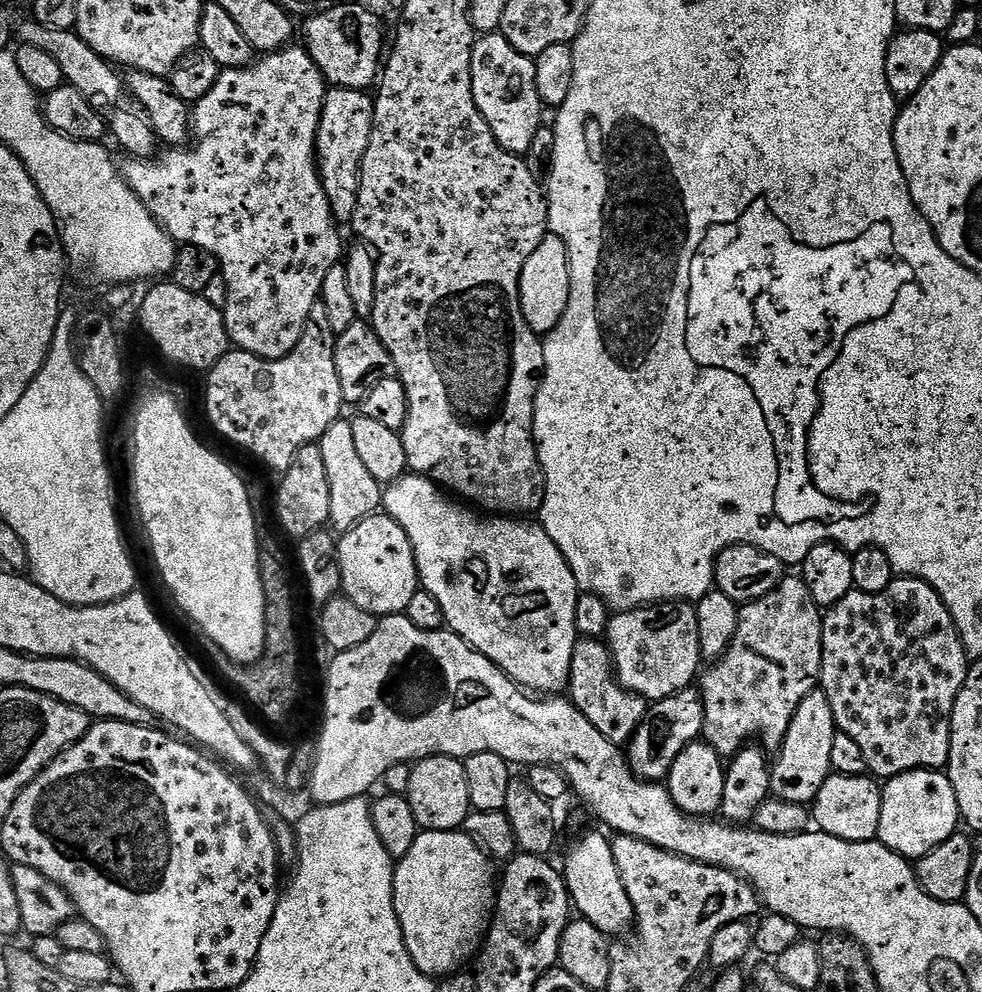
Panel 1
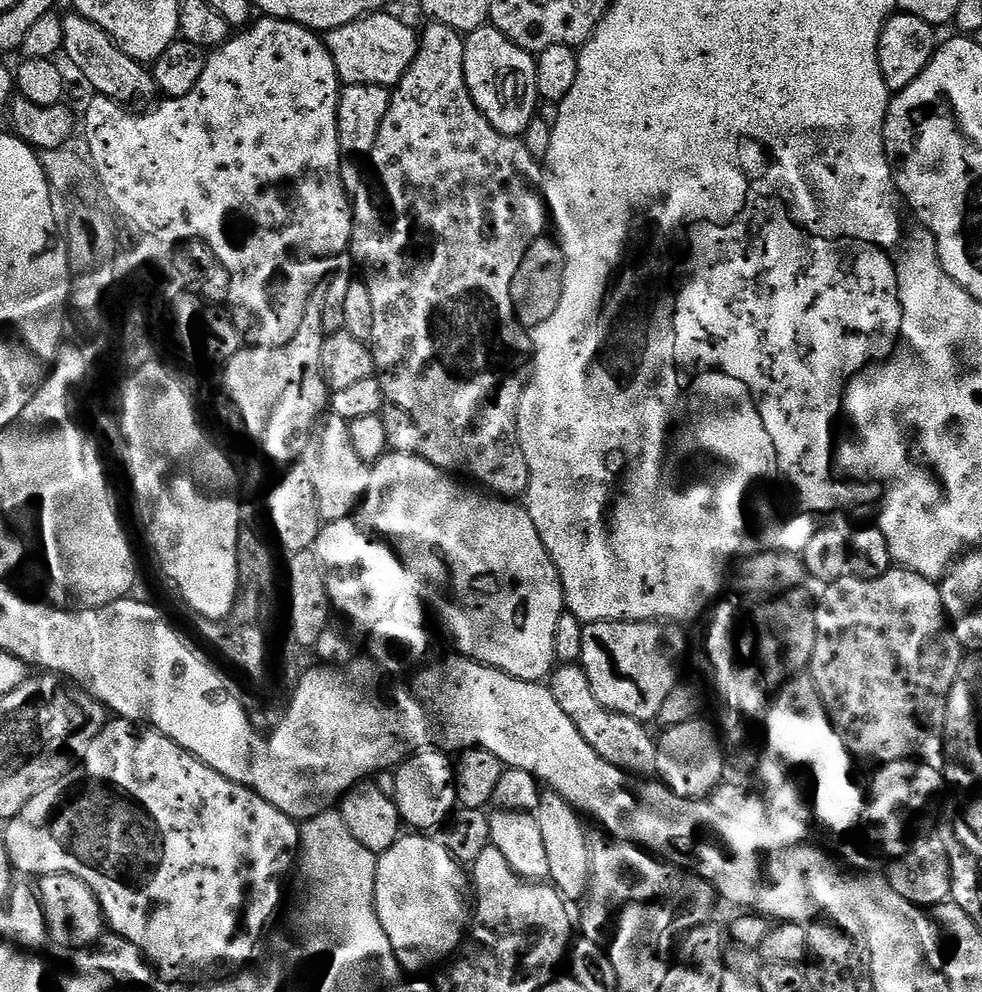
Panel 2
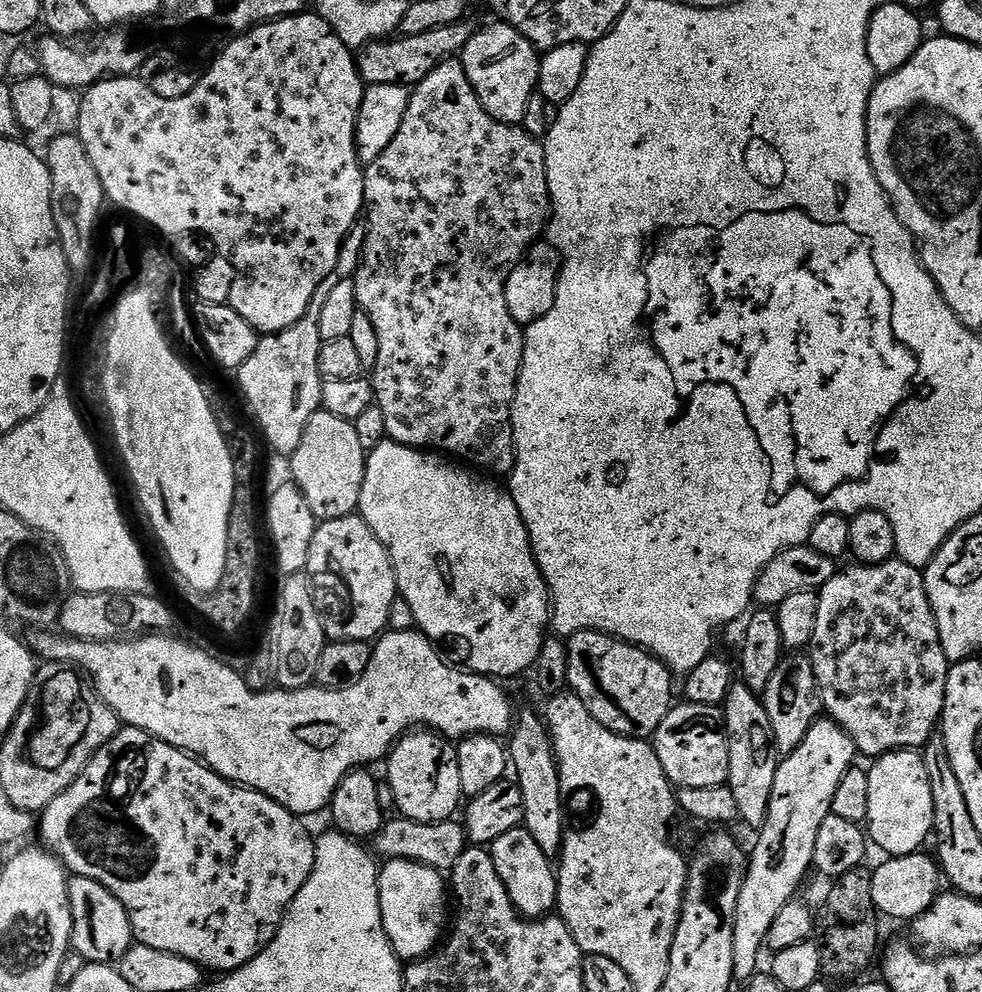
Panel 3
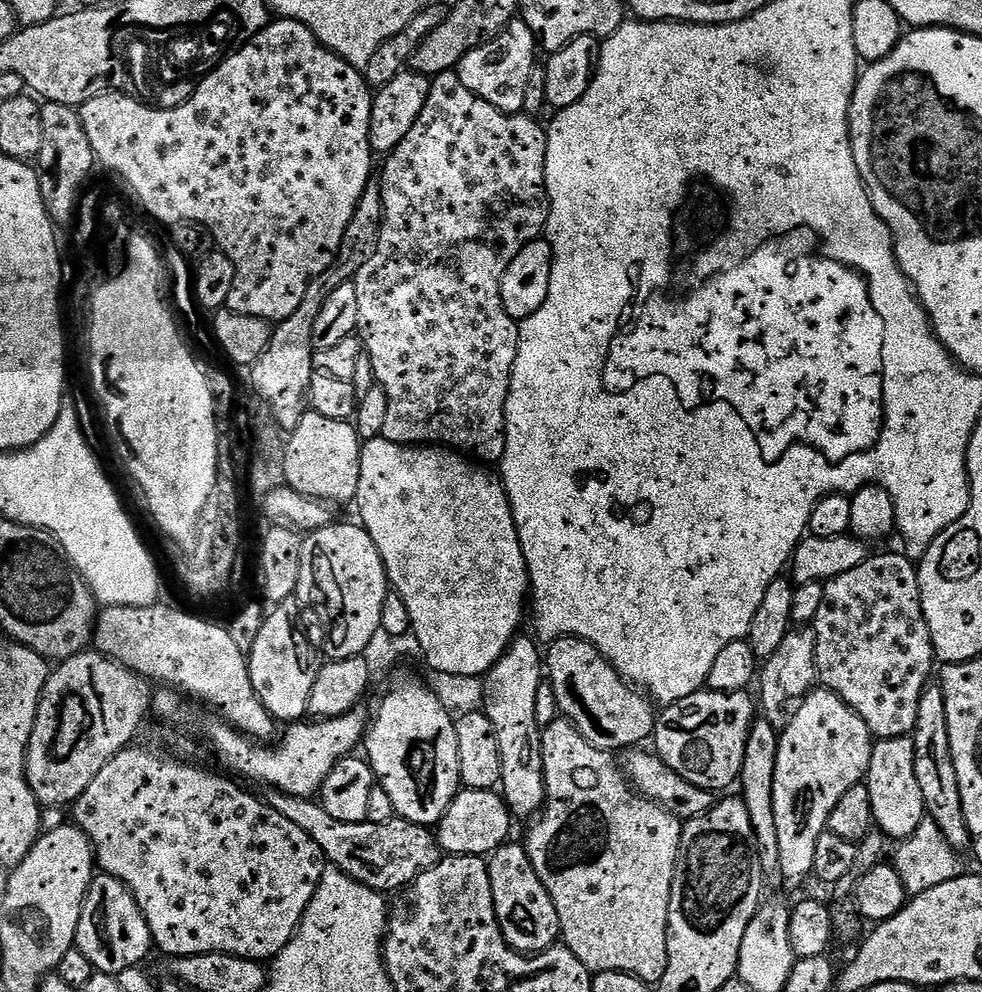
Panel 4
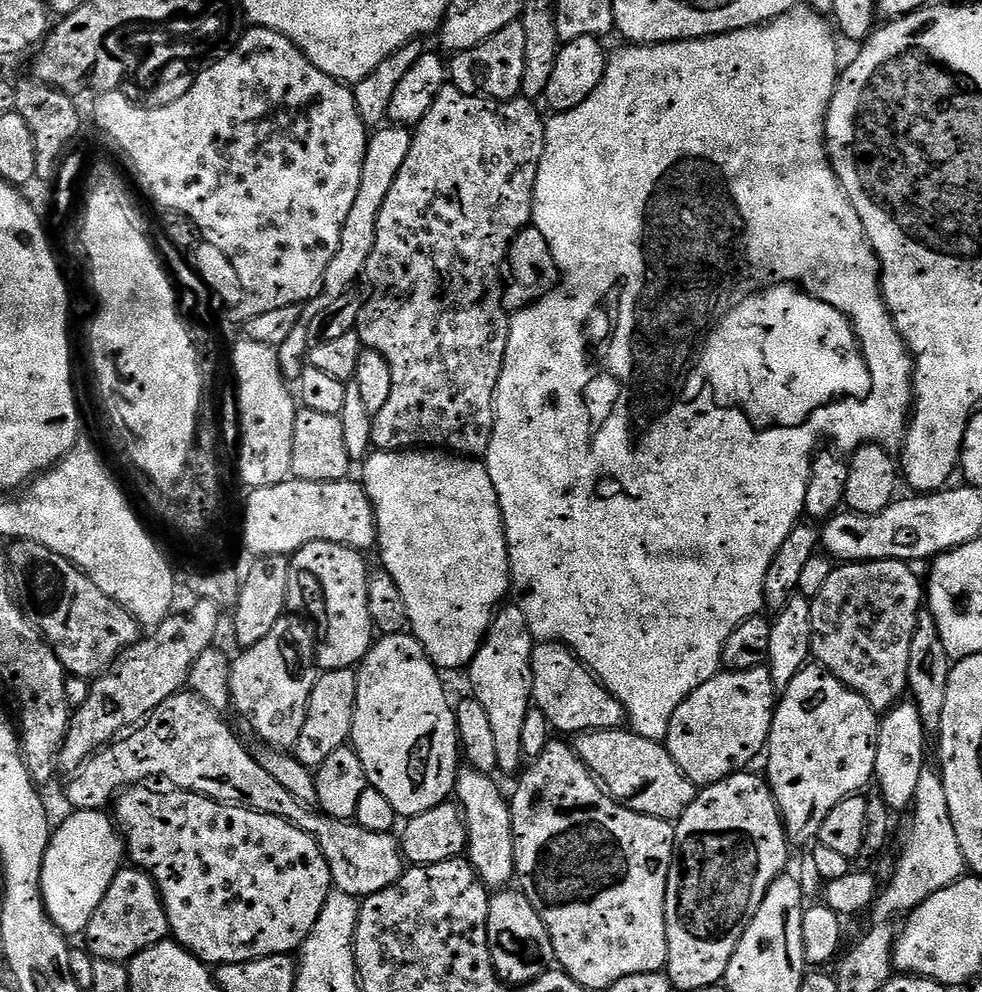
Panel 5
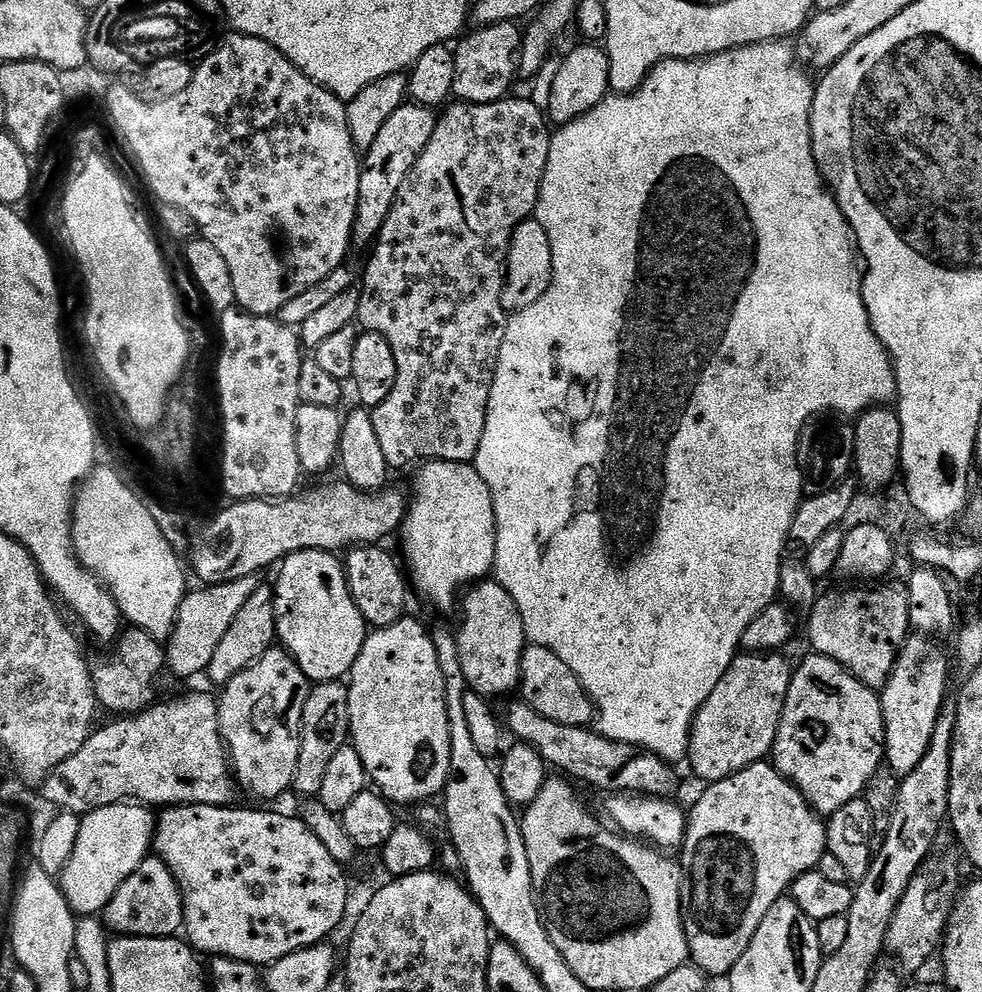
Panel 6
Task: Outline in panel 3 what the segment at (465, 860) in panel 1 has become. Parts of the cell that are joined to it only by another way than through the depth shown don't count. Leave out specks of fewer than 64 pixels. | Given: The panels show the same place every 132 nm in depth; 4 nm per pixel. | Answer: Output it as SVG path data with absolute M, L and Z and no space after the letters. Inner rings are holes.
M389 860L380 868L378 894L382 926L386 926L392 949L401 961L420 960L441 943L446 932L444 919L448 916L448 904L450 908L450 892L445 877L436 869L413 860Z

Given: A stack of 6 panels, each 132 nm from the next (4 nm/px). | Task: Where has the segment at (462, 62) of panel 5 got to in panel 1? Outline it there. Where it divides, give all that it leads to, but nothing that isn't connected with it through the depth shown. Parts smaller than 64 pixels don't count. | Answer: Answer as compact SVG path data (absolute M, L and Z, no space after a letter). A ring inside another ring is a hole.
M484 34L472 48L472 93L474 102L486 118L494 138L506 151L523 157L542 126L540 95L536 85L536 62L524 56L499 34Z

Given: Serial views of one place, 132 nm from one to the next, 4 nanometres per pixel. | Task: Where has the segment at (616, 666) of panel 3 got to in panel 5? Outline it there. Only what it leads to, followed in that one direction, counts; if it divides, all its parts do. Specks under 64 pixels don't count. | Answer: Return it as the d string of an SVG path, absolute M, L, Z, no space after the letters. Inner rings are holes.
M540 642L532 649L532 699L535 707L548 719L549 725L560 732L601 732L604 728L619 728L625 723L624 707L614 698L604 685L592 675L591 670L562 644Z

